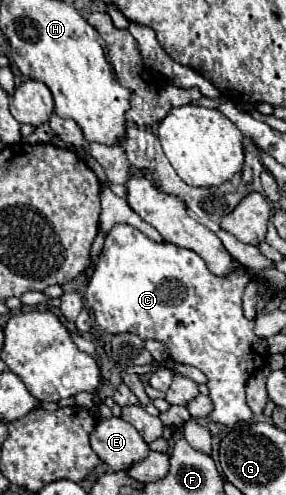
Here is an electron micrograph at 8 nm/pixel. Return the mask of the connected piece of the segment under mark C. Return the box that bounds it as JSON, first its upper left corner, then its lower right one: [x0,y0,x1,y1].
[86,226,270,426]

